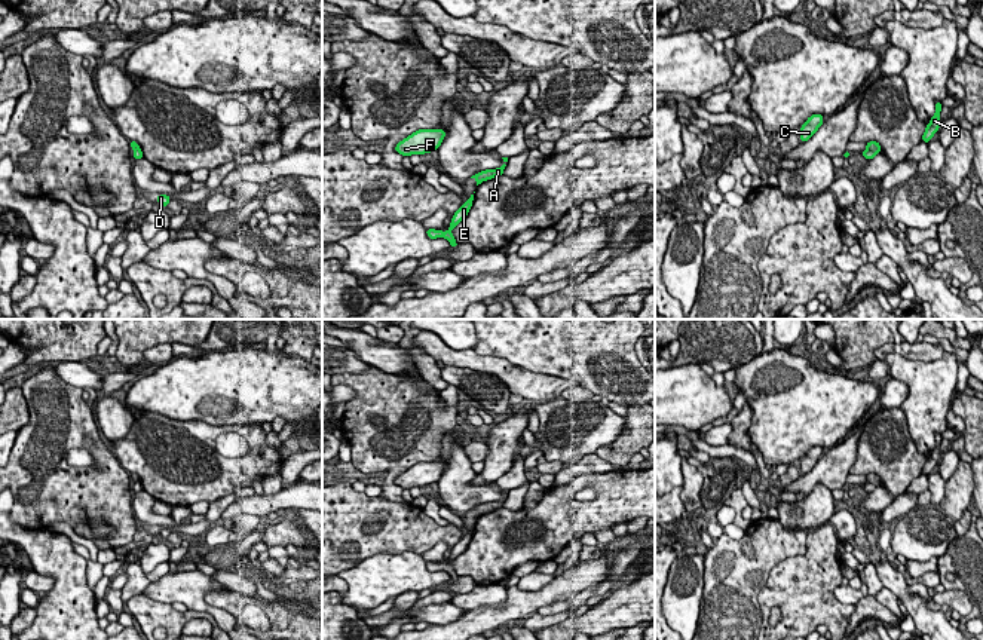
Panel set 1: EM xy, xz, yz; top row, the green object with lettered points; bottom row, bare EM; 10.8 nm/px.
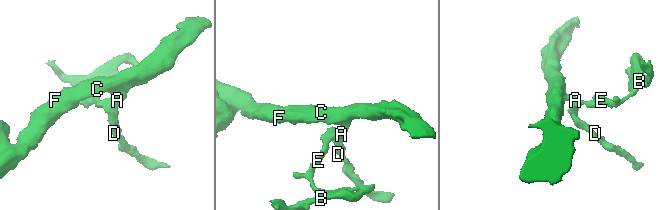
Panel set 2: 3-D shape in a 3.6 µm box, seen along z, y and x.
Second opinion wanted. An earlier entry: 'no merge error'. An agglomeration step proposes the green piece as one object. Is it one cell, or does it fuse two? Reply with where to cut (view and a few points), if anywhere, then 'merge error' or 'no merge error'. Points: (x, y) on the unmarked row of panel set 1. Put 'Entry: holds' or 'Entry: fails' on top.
Entry: fails
cut yz (867, 480), (876, 486); merge error

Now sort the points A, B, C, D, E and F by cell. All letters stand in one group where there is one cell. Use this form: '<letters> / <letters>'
A C D F / B E

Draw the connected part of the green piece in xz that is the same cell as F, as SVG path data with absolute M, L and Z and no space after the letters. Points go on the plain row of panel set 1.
M419 462L399 474L395 484L402 489L431 486L440 481L444 469L444 462Z

